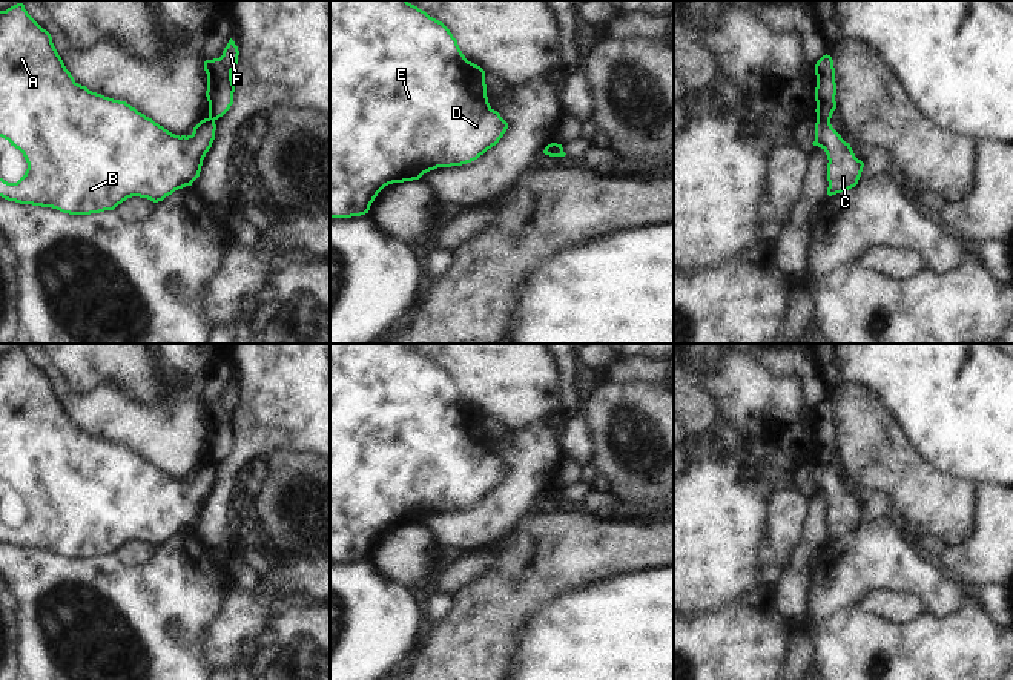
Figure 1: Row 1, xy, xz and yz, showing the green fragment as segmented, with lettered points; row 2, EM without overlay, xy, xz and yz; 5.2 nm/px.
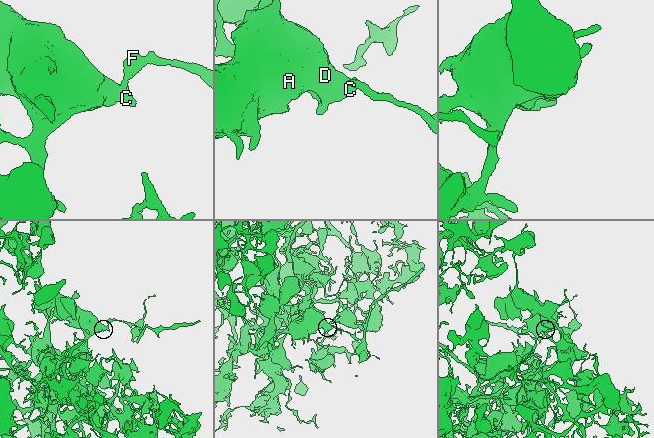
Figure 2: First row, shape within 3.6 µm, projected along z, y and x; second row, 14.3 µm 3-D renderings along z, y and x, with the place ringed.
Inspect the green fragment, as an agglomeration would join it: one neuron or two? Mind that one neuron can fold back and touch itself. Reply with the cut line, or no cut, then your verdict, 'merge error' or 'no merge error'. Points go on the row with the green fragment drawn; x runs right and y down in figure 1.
cut yz (817, 117), (829, 122); merge error

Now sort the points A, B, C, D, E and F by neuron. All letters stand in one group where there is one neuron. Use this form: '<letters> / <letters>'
A B C D E / F

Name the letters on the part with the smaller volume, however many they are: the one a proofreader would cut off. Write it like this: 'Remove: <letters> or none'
Remove: F

